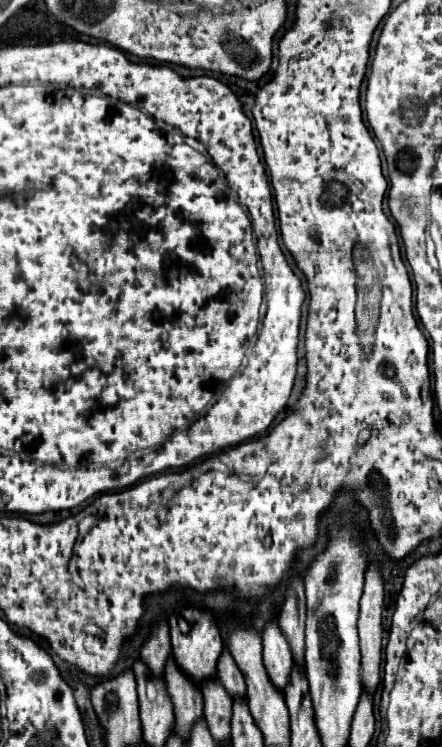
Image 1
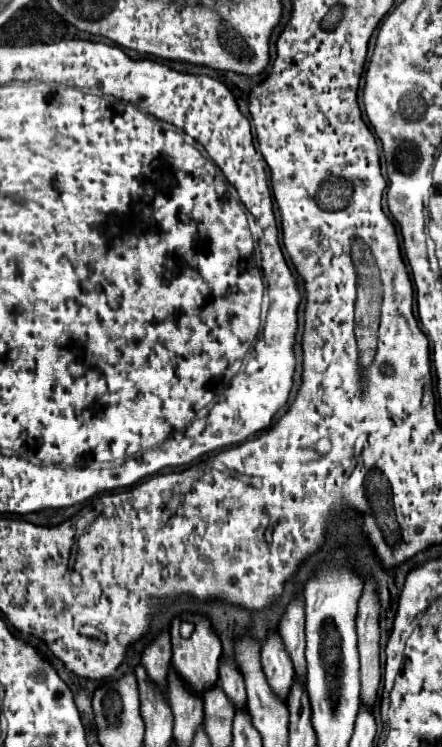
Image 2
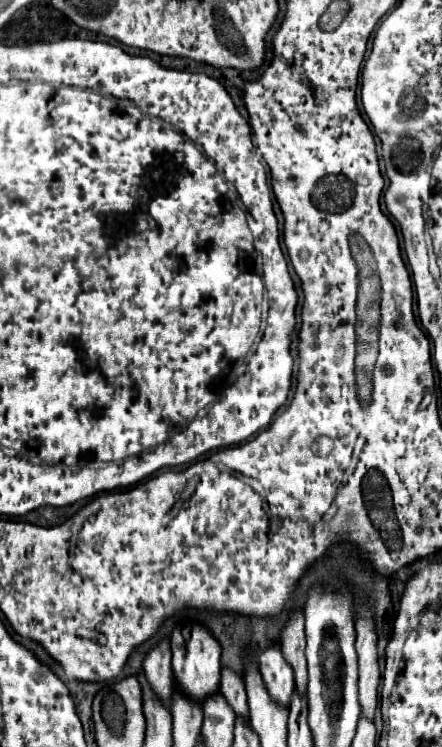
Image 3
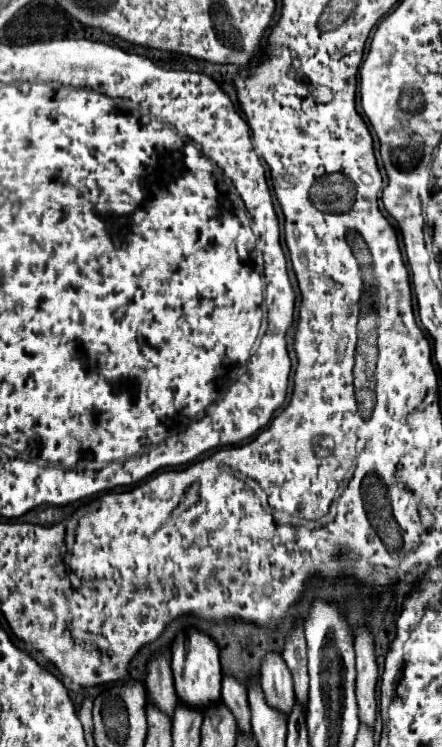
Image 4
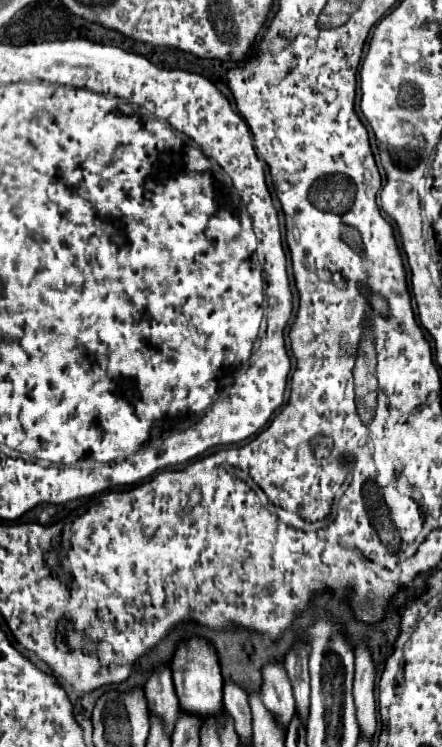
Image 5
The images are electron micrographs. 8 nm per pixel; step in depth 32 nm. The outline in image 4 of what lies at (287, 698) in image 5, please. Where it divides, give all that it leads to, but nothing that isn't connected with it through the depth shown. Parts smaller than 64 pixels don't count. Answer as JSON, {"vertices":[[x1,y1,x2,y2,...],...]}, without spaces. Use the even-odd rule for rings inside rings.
{"vertices":[[280,654,268,656,260,668,260,684,266,698,266,704,286,718,294,708,294,692,292,692,292,678]]}

